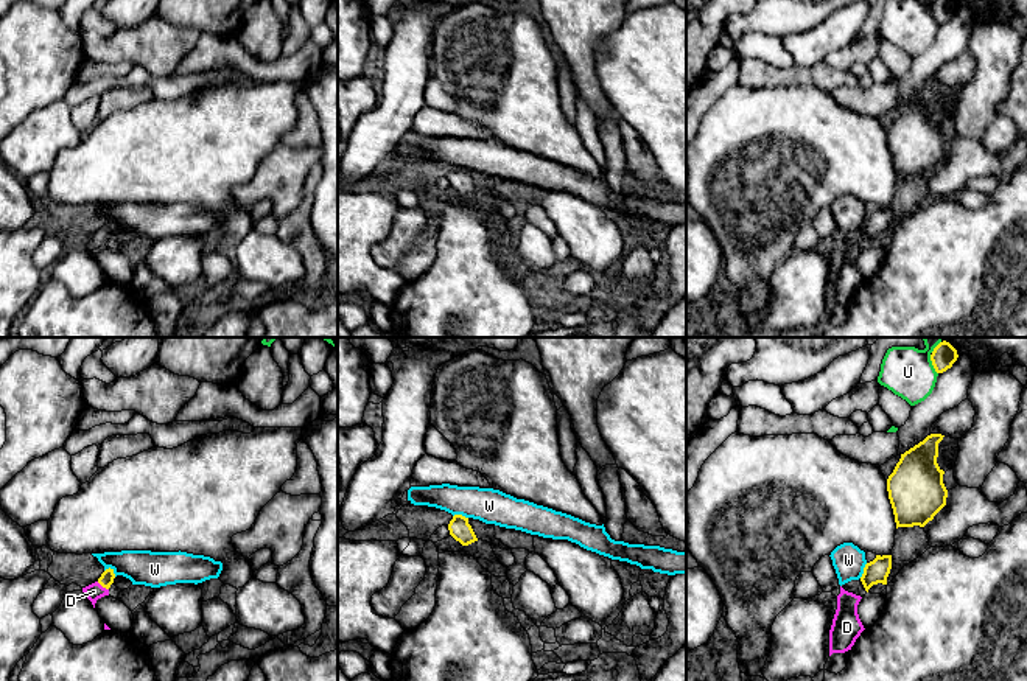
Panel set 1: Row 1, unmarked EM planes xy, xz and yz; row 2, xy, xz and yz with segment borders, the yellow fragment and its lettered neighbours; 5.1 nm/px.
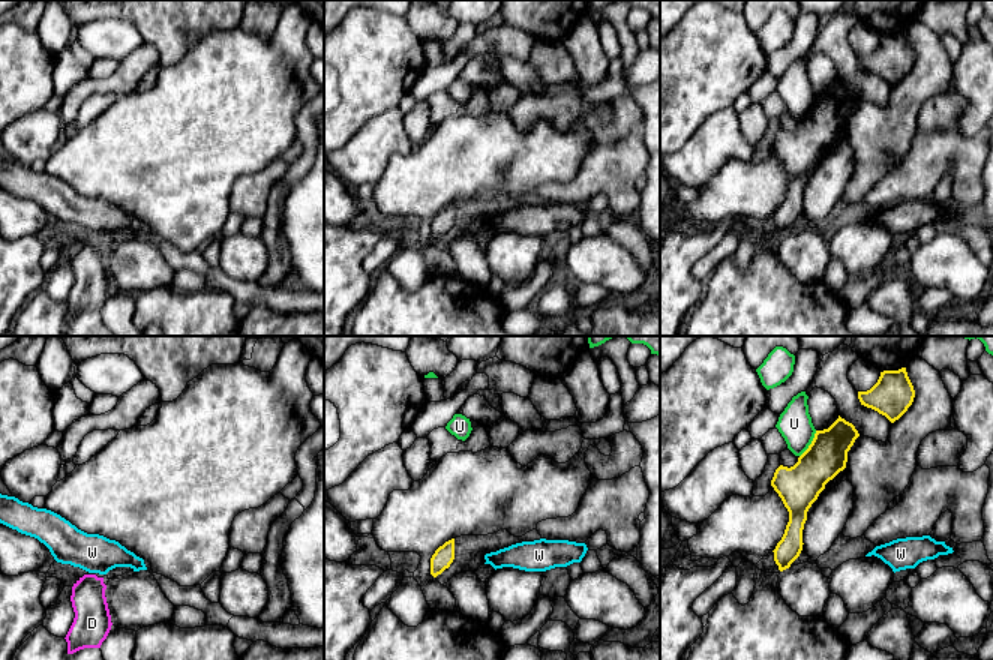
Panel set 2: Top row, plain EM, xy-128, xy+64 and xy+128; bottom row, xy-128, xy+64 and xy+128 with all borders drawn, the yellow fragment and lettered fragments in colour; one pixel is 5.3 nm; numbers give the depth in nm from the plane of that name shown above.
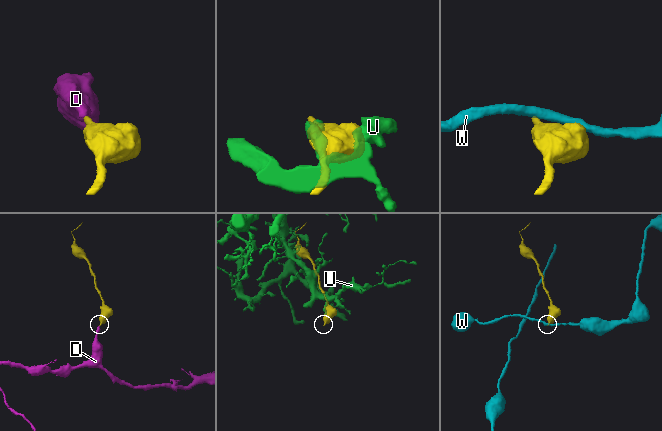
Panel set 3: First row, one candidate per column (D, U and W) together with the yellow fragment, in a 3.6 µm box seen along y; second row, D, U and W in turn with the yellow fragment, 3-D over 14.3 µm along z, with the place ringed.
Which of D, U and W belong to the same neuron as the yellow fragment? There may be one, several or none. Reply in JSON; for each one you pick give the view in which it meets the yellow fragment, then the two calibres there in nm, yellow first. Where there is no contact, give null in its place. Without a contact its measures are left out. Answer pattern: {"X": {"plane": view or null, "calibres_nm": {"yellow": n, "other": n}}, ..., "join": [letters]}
{"D": {"plane": "xy", "calibres_nm": {"yellow": 70, "other": 90}}, "join": ["D"]}

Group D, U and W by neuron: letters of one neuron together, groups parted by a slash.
D / U / W

